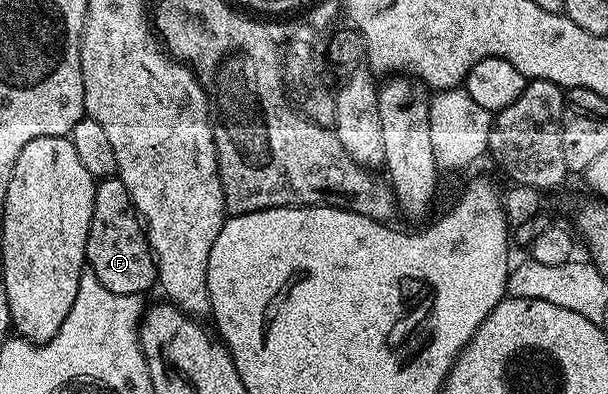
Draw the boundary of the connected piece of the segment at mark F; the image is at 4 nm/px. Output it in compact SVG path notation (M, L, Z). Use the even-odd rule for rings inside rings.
M117 177L100 179L95 185L93 197L93 221L89 225L89 237L87 238L87 261L86 266L109 289L109 293L121 293L122 295L142 296L157 283L155 270L155 257L151 254L151 247L147 243L147 233L140 220L138 211L131 203L129 193L125 185Z

